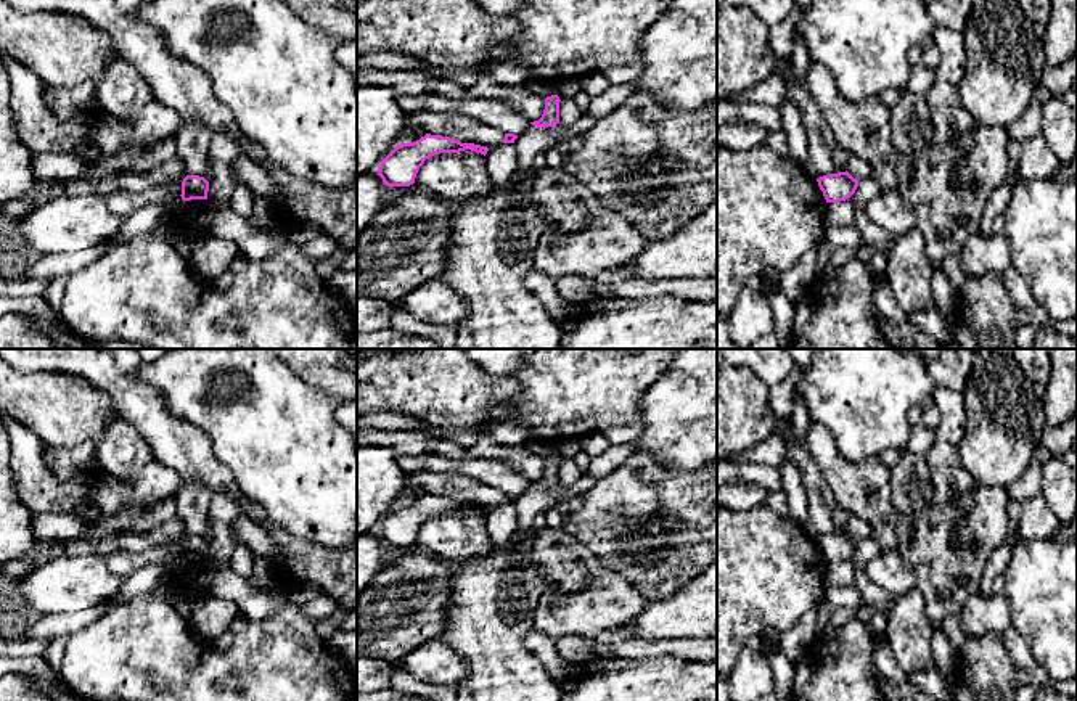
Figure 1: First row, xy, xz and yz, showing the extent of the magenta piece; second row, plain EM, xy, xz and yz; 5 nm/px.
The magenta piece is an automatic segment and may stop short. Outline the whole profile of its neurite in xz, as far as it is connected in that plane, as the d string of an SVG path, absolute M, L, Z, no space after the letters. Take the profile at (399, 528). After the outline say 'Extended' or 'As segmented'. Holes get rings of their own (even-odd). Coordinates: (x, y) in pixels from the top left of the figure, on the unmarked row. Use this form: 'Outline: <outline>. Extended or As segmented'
Outline: M426 494L413 503L397 505L379 524L378 535L387 547L410 547L415 543L415 537L420 527L434 514L440 513L460 513L471 510L481 514L487 514L489 508L461 503L450 497Z. As segmented

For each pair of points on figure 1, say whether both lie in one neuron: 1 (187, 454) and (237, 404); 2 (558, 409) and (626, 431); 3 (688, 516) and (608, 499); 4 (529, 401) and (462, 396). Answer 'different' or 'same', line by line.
1: different
2: different
3: same
4: different

